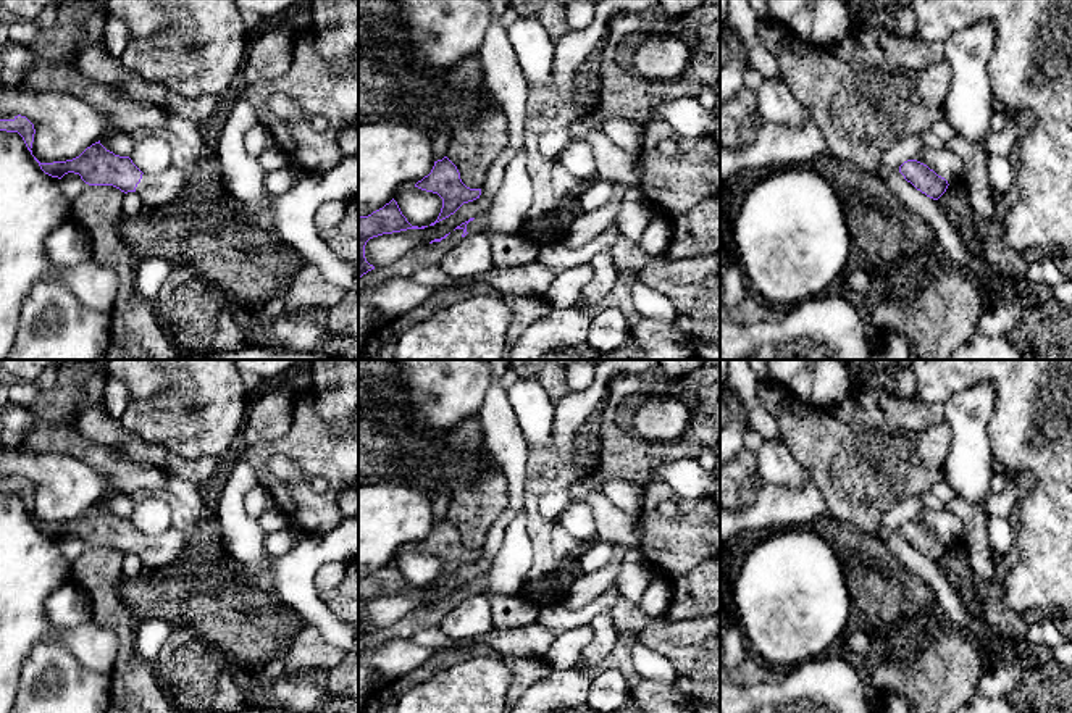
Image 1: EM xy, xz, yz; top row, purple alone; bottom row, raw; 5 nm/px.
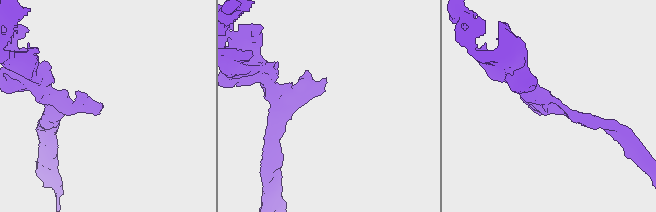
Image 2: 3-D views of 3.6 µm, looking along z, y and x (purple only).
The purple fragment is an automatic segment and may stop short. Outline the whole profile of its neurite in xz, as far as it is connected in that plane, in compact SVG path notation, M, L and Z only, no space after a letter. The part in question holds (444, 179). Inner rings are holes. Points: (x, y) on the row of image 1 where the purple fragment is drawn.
M447 156L434 161L431 173L418 181L415 187L438 194L442 198L441 213L429 226L449 218L463 203L473 202L481 195L481 189L470 189L462 182L457 166Z

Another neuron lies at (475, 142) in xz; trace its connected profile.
M471 102L470 115L450 132L446 156L457 166L467 187L481 189L488 171L507 144L505 115L486 102Z

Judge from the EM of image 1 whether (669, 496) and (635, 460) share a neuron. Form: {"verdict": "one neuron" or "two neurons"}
{"verdict": "two neurons"}

